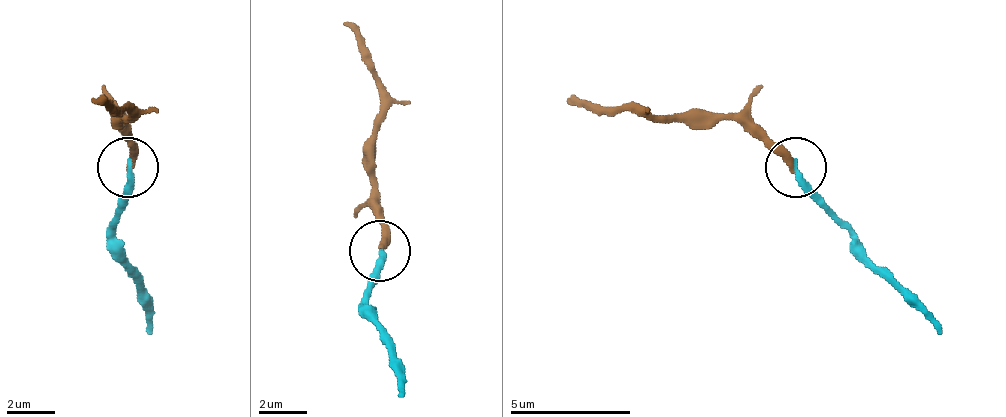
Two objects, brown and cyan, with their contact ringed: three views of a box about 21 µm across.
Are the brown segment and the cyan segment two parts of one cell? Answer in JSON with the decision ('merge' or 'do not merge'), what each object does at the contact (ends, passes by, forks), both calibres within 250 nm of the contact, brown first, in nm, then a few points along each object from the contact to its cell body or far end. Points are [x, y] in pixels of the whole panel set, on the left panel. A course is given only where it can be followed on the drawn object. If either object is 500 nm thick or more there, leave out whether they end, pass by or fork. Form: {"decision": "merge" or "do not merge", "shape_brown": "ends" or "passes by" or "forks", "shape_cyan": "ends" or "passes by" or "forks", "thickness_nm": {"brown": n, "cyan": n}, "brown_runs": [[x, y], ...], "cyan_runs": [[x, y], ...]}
{"decision": "merge", "shape_brown": "ends", "shape_cyan": "ends", "thickness_nm": {"brown": 340, "cyan": 280}, "brown_runs": [[129, 166], [123, 117], [129, 111], [93, 99]], "cyan_runs": [[129, 166], [117, 256], [153, 335]]}

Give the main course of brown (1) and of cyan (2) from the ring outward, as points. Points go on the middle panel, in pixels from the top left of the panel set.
1: (381, 246), (375, 185), (381, 76), (345, 22)
2: (381, 252), (369, 318), (405, 397)

